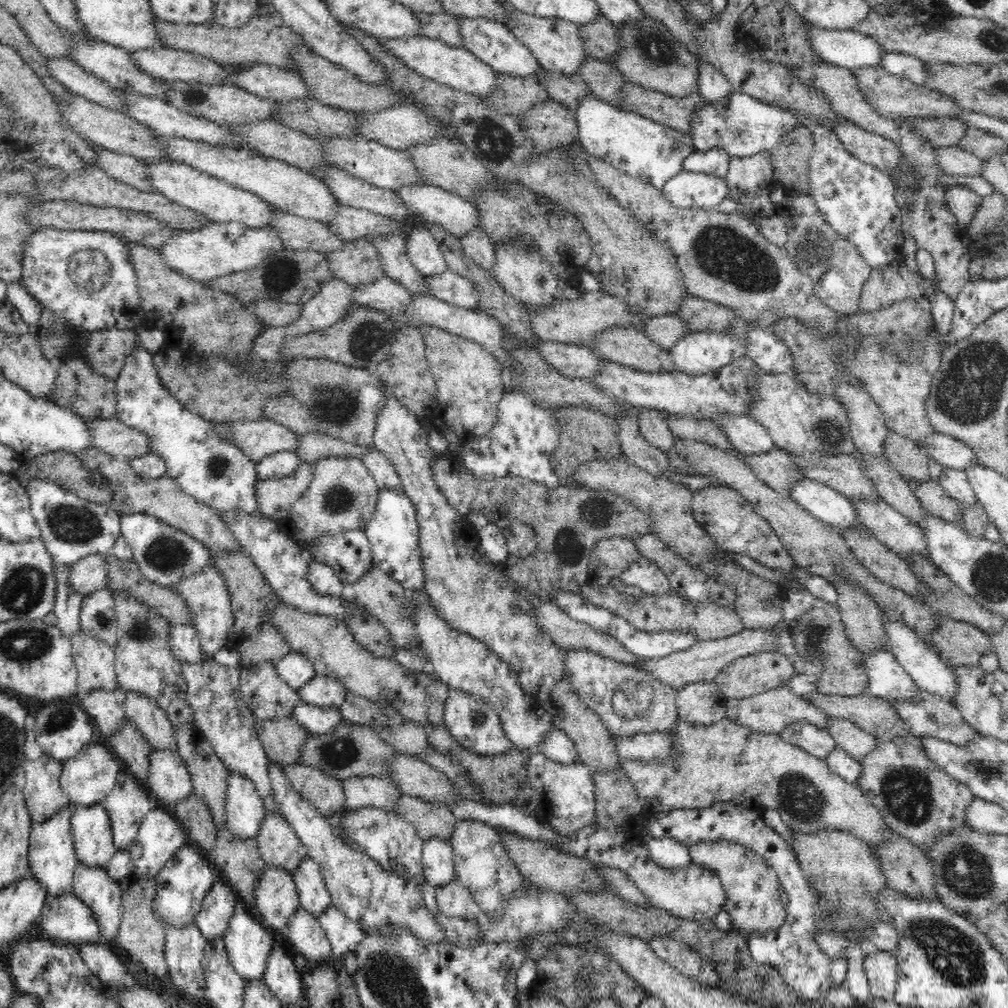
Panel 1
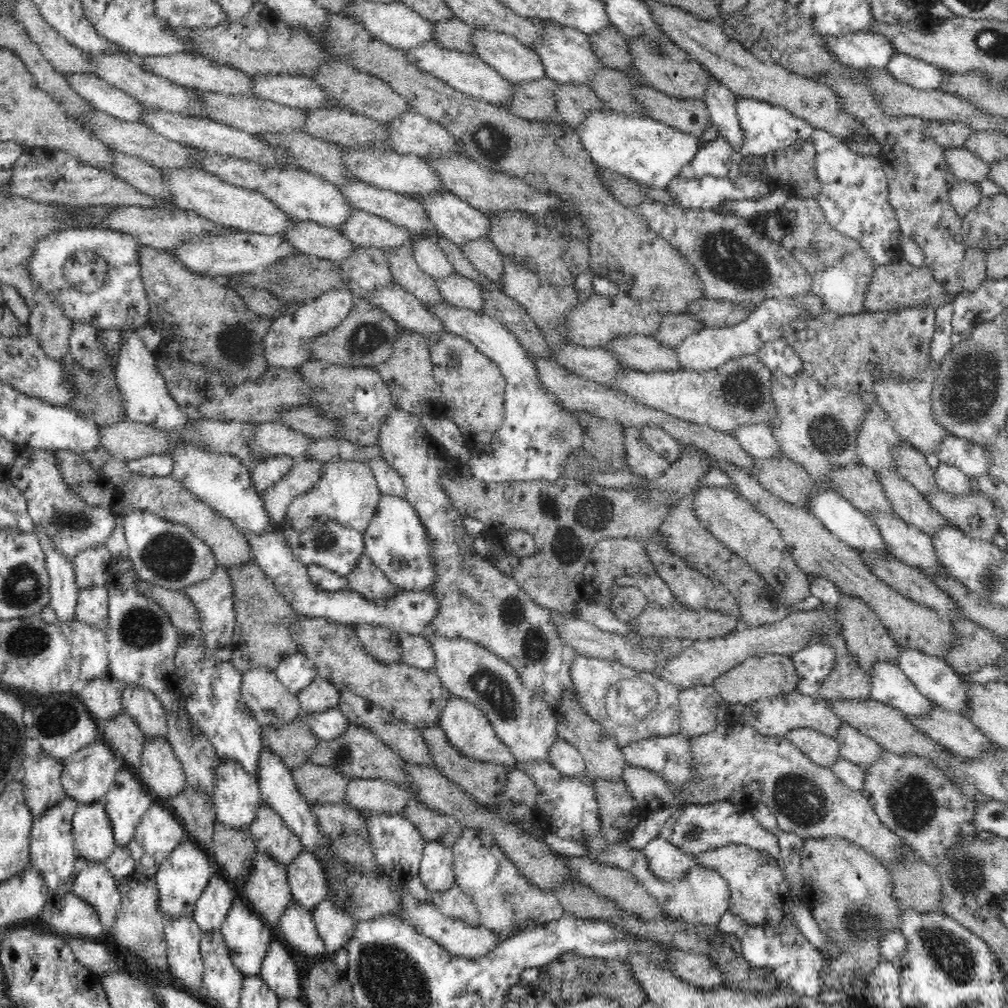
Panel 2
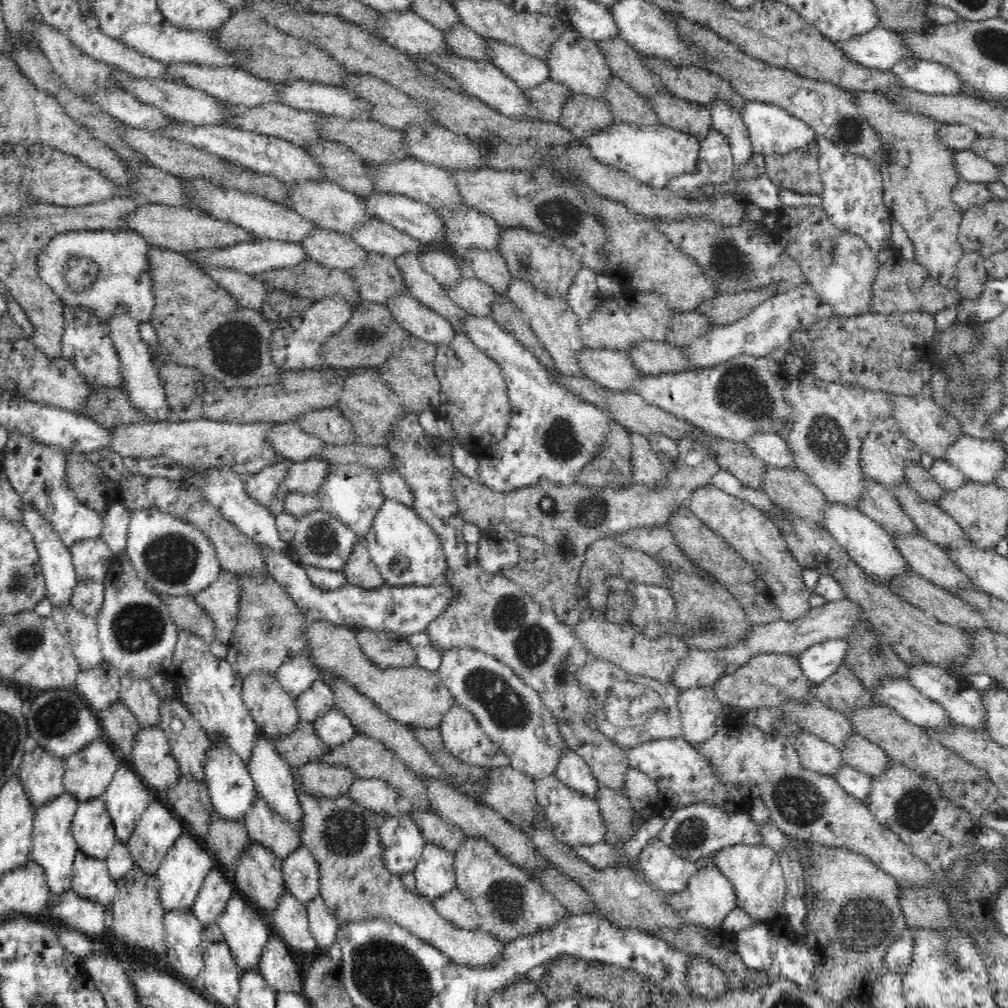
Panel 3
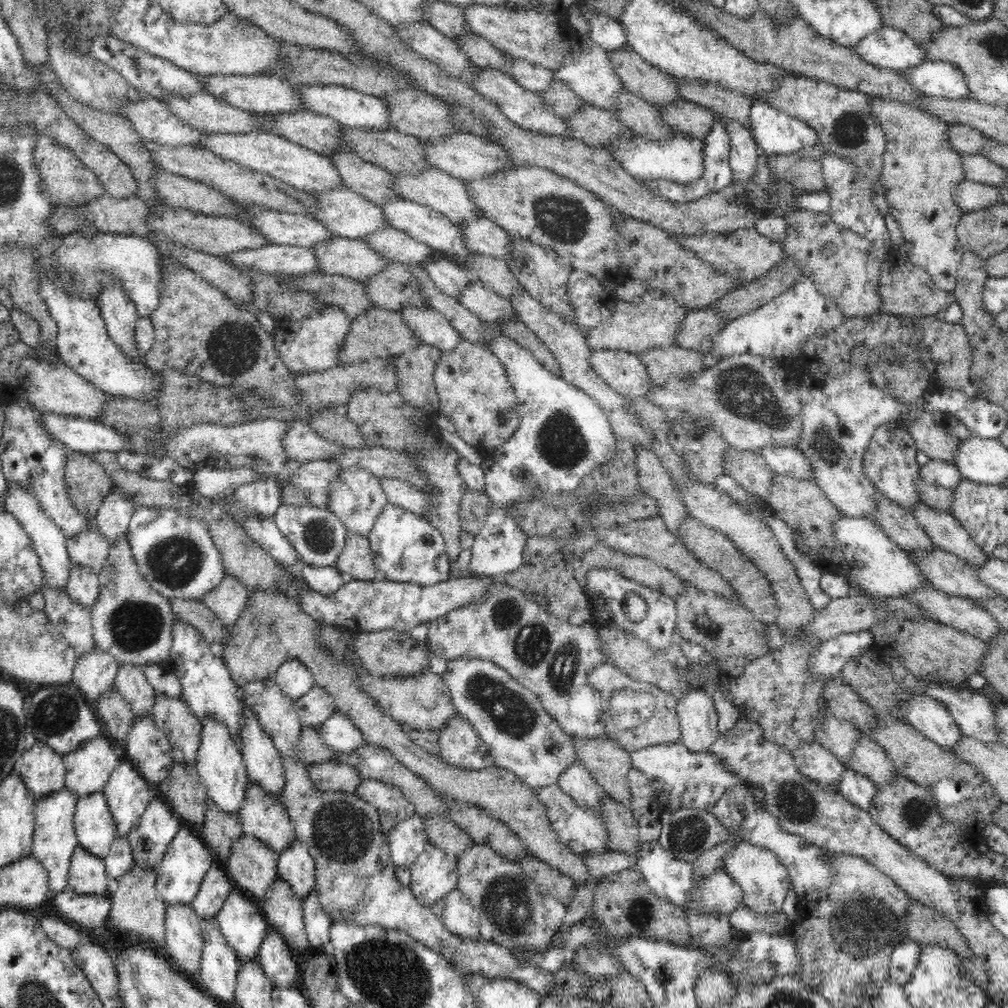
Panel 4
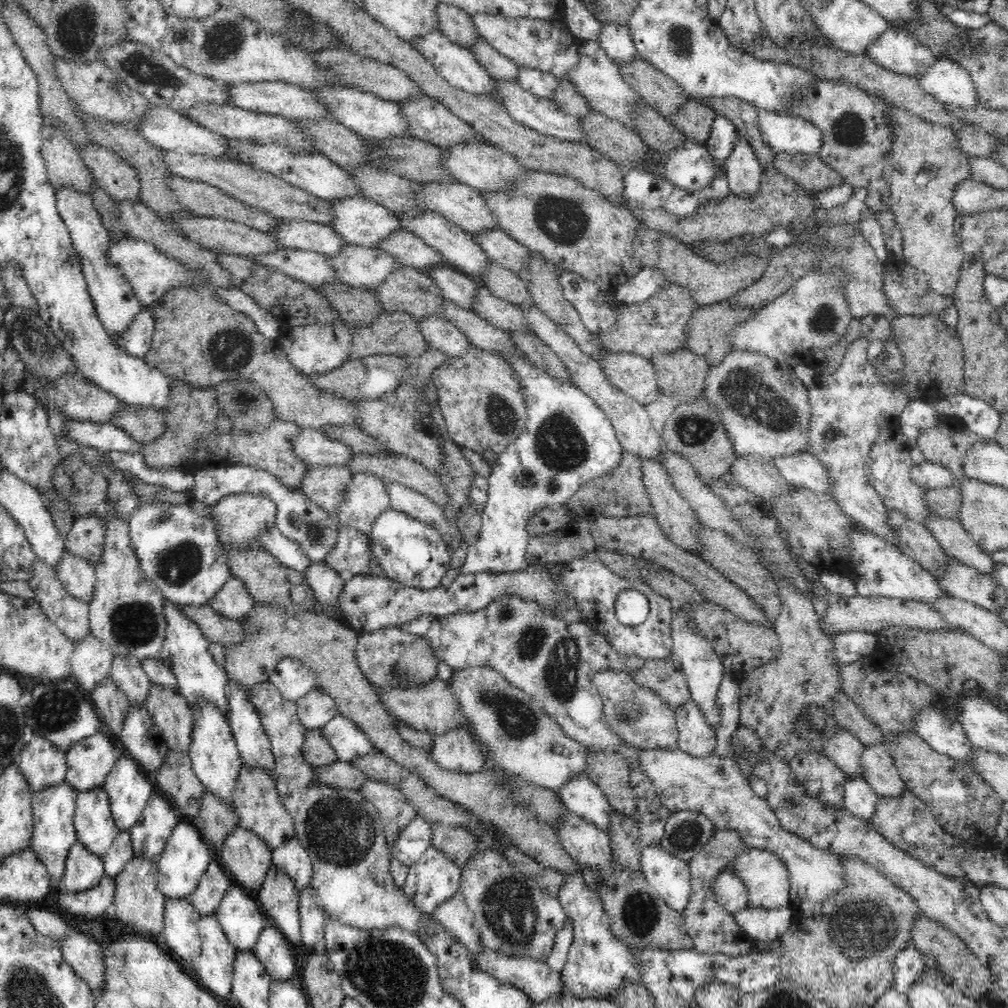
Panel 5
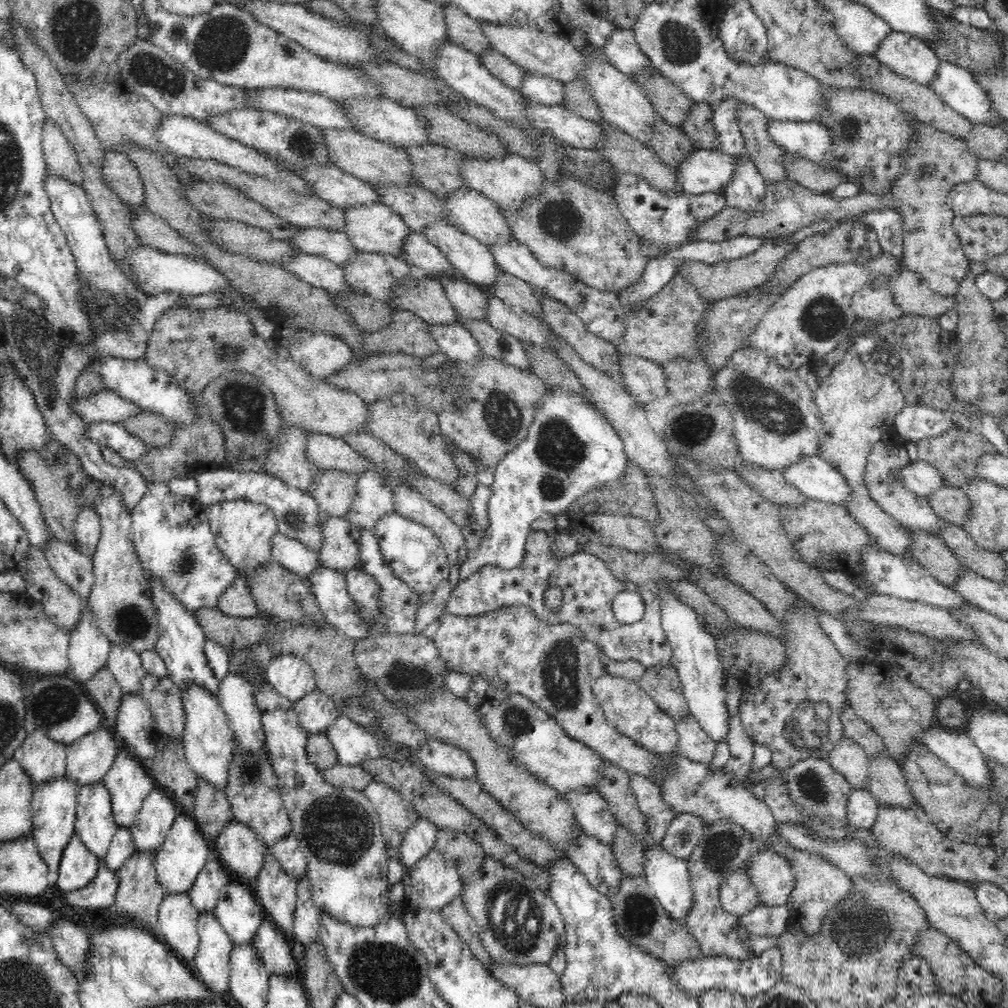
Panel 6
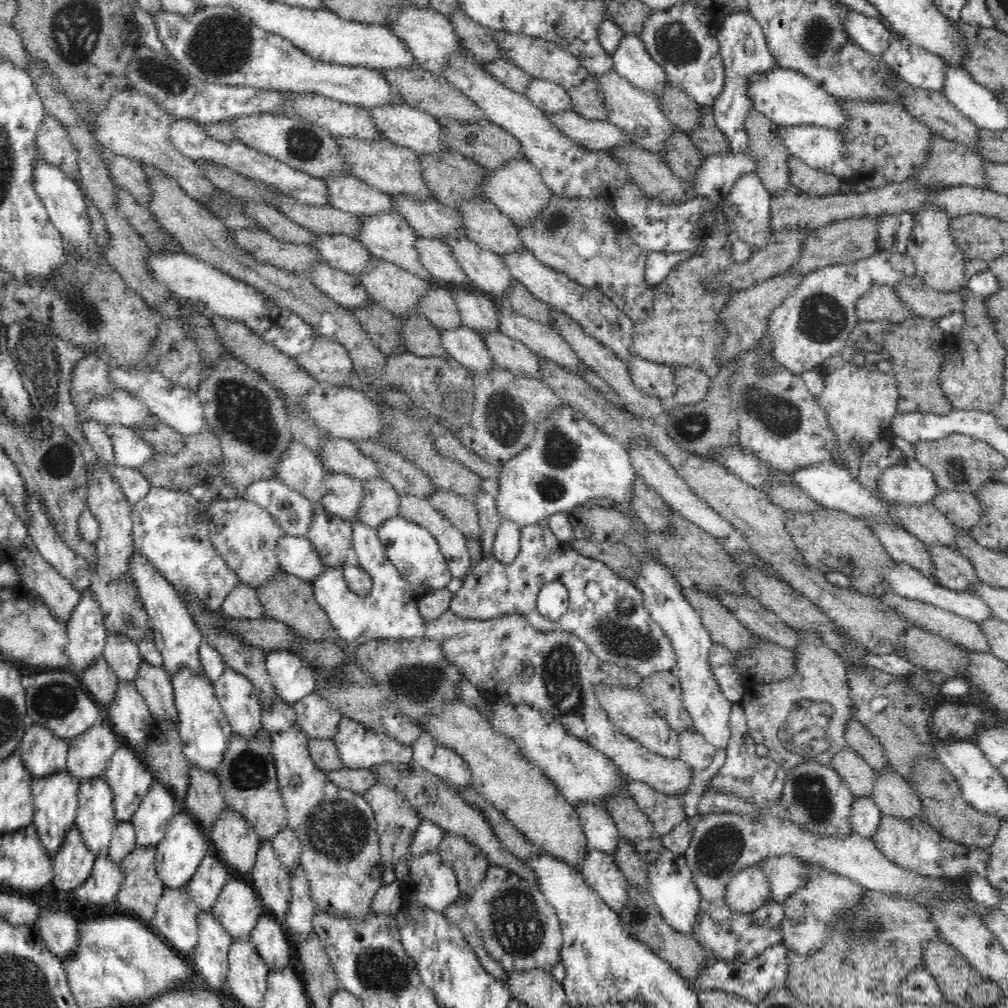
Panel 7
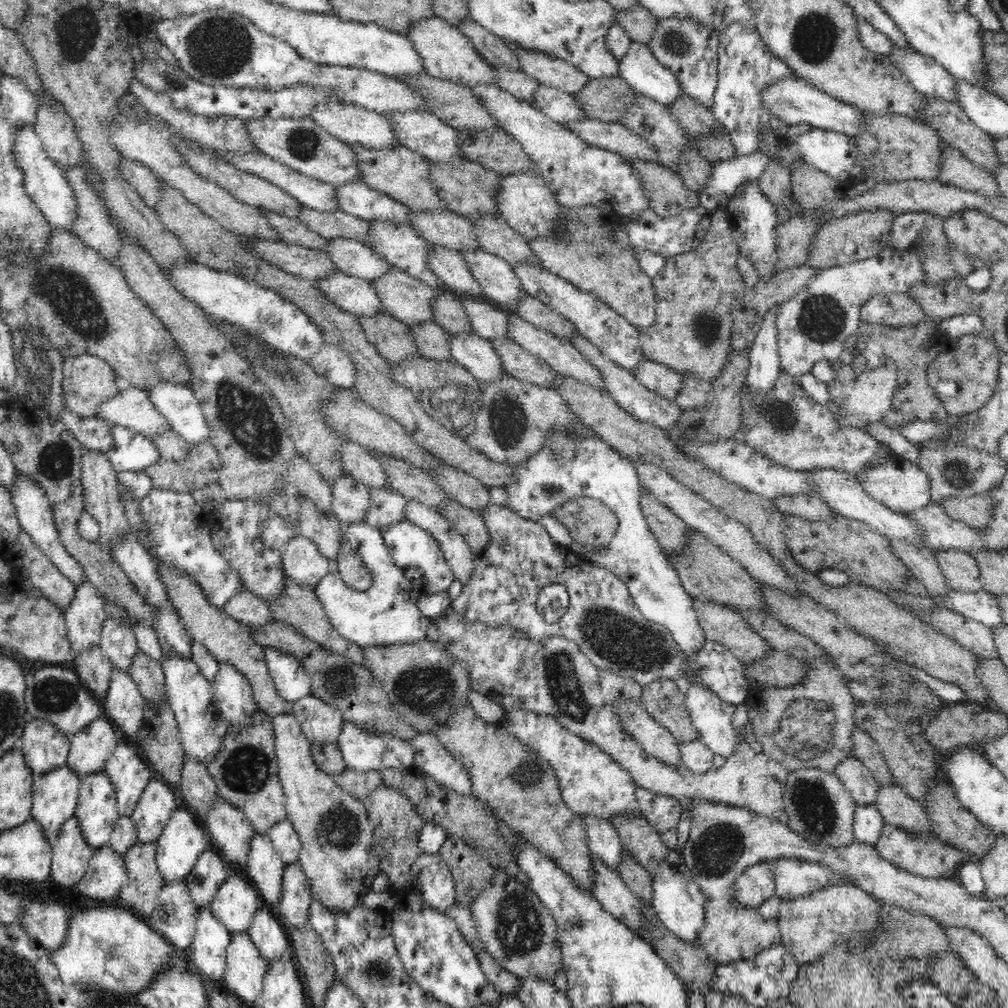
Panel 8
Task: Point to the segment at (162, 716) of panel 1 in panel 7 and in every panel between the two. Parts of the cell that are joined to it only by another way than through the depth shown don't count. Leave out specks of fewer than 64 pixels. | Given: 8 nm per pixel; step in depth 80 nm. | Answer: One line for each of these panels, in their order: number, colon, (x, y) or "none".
2: (145, 707)
3: (138, 695)
4: (131, 682)
5: (127, 673)
6: (125, 664)
7: (123, 655)

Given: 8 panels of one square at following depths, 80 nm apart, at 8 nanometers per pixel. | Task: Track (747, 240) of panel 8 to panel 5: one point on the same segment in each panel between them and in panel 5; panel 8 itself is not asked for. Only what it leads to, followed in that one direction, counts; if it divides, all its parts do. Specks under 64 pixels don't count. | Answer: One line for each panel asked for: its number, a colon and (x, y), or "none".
5: (744, 173)
6: (746, 191)
7: (747, 210)

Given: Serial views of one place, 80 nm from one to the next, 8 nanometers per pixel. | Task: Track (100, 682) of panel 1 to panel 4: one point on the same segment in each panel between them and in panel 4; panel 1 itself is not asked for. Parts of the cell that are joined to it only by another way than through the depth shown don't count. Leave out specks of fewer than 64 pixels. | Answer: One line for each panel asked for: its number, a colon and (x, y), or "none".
2: (88, 644)
3: (81, 632)
4: (74, 620)

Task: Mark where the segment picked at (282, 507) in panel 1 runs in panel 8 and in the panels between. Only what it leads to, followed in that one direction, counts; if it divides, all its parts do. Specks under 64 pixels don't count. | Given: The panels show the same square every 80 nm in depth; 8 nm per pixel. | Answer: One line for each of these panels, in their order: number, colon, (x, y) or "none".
2: (304, 475)
3: (307, 477)
4: (314, 478)
5: (324, 485)
6: (334, 490)
7: (342, 496)
8: (350, 497)

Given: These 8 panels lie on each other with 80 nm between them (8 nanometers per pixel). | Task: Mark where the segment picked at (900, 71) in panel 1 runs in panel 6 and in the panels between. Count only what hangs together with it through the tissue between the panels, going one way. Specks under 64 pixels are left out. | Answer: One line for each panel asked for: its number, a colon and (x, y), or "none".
2: (921, 75)
3: (924, 76)
4: (940, 79)
5: (950, 83)
6: (957, 87)

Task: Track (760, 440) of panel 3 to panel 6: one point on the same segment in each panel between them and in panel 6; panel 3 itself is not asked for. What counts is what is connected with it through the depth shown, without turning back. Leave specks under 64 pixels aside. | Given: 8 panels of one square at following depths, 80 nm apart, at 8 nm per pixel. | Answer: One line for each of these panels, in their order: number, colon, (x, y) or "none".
4: (786, 460)
5: (803, 470)
6: (819, 480)

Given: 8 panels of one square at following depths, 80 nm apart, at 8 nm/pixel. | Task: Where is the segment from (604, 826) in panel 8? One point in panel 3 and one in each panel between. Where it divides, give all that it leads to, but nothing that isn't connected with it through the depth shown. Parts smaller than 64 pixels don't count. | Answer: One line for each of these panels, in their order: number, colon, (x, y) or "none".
3: (573, 771)
4: (577, 782)
5: (581, 796)
6: (591, 810)
7: (602, 834)

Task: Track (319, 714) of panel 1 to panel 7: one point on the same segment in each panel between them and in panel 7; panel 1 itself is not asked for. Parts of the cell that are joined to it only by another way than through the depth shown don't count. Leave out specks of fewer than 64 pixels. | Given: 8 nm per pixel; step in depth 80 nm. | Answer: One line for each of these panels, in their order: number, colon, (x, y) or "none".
2: (327, 726)
3: (335, 729)
4: (339, 733)
5: (348, 741)
6: (354, 744)
7: (359, 748)

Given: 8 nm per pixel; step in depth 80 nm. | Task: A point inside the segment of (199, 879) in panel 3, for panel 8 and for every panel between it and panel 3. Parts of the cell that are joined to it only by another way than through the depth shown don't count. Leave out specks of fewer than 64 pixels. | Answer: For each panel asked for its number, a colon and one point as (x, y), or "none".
4: (186, 860)
5: (185, 857)
6: (184, 852)
7: (184, 845)
8: (183, 839)

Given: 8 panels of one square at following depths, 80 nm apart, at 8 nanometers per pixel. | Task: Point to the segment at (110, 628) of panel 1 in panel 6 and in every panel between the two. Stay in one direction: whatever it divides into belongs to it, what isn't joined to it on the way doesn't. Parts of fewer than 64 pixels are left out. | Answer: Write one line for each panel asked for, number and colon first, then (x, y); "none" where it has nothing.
2: (92, 603)
3: (88, 596)
4: (82, 585)
5: (77, 574)
6: (75, 568)

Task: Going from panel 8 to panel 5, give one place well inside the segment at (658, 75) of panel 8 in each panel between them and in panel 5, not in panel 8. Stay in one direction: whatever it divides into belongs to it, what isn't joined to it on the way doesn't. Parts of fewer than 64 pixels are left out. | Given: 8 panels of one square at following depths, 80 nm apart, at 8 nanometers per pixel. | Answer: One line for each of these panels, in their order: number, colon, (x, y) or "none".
5: (615, 39)
6: (622, 51)
7: (631, 61)

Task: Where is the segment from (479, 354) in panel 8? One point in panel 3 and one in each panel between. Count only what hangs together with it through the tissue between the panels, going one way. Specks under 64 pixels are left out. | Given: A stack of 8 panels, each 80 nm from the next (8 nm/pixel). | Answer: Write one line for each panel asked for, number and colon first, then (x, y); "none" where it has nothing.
3: (418, 319)
4: (431, 327)
5: (441, 334)
6: (454, 340)
7: (463, 344)

